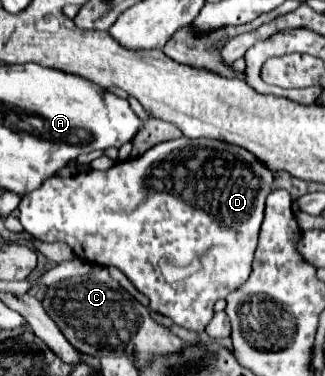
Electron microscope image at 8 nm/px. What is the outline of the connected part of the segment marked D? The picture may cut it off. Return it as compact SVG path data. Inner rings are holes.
M186 137L180 139L172 139L166 143L158 143L154 145L154 149L148 149L146 153L142 153L142 157L134 157L128 161L120 161L114 167L110 167L108 171L94 171L90 169L86 171L78 171L72 177L50 177L50 181L44 181L38 189L34 189L34 193L26 193L18 205L20 211L20 223L24 227L26 233L30 233L34 239L44 241L44 243L54 243L54 241L64 241L66 245L70 245L70 249L74 251L76 257L96 263L96 265L104 265L104 267L118 267L122 273L126 273L126 277L132 281L134 287L140 289L140 293L144 293L150 299L150 309L156 313L162 313L164 317L170 317L174 323L182 325L184 329L202 333L206 329L206 325L210 323L210 319L214 317L214 303L218 299L224 299L230 291L238 289L248 277L250 277L250 267L252 267L252 259L254 259L254 251L256 251L256 243L258 243L258 229L262 223L262 215L264 215L264 199L266 195L272 191L272 173L268 169L264 169L264 165L258 163L258 159L252 153L246 153L246 149L242 147L234 147L222 141L214 141L214 139L198 139L198 141L190 141Z

